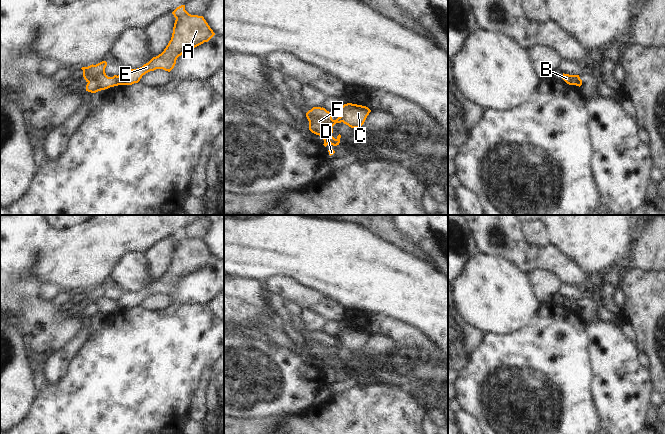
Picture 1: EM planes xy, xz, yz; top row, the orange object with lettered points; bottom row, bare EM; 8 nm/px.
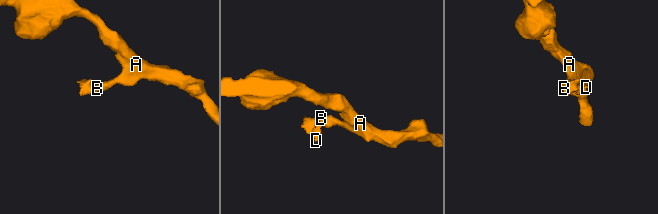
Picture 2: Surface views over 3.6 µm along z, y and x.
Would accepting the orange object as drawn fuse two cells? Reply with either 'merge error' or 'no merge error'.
merge error

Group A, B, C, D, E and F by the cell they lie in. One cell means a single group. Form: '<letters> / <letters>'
A B C E / D F

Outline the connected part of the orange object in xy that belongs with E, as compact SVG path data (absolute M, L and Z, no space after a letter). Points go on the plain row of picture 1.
M185 229L177 231L172 238L176 244L171 264L164 275L140 292L124 292L117 300L119 309L138 307L143 299L156 293L170 296L179 280L204 266L208 266L215 259L204 241L189 238L185 234Z

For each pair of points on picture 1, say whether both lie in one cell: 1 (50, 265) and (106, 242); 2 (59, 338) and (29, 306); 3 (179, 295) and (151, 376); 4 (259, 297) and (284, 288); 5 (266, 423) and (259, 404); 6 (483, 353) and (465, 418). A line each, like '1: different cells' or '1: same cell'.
1: same cell
2: same cell
3: different cells
4: different cells
5: different cells
6: different cells

